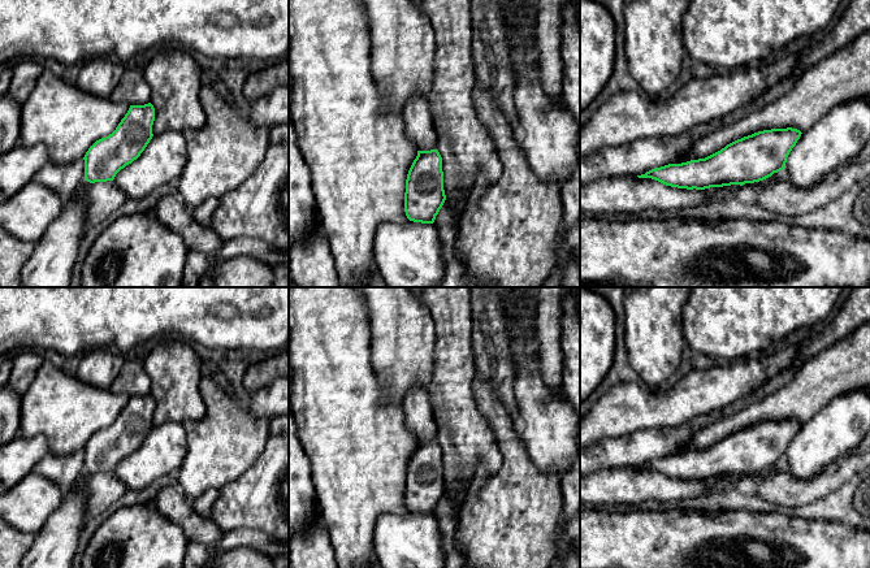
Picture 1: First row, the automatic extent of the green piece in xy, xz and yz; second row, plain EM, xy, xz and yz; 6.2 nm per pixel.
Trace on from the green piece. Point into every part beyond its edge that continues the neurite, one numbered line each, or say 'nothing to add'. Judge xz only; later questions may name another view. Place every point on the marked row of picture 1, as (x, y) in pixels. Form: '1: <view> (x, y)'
nothing to add

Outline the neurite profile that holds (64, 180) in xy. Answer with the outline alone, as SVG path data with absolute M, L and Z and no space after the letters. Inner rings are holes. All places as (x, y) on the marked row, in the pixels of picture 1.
M85 160L69 164L55 164L48 161L34 177L34 181L55 191L65 203L85 182Z

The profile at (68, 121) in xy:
M48 69L22 104L18 143L43 144L55 164L85 157L99 139L112 134L130 105L85 92Z

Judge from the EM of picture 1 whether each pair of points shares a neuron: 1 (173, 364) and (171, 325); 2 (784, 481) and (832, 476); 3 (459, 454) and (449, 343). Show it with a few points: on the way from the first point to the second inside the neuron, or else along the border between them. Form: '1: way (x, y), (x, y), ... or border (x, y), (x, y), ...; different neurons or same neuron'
1: border (168, 337), (171, 338); different neurons
2: way (796, 486), (821, 485); same neuron
3: way (459, 426), (453, 403), (453, 371); same neuron

